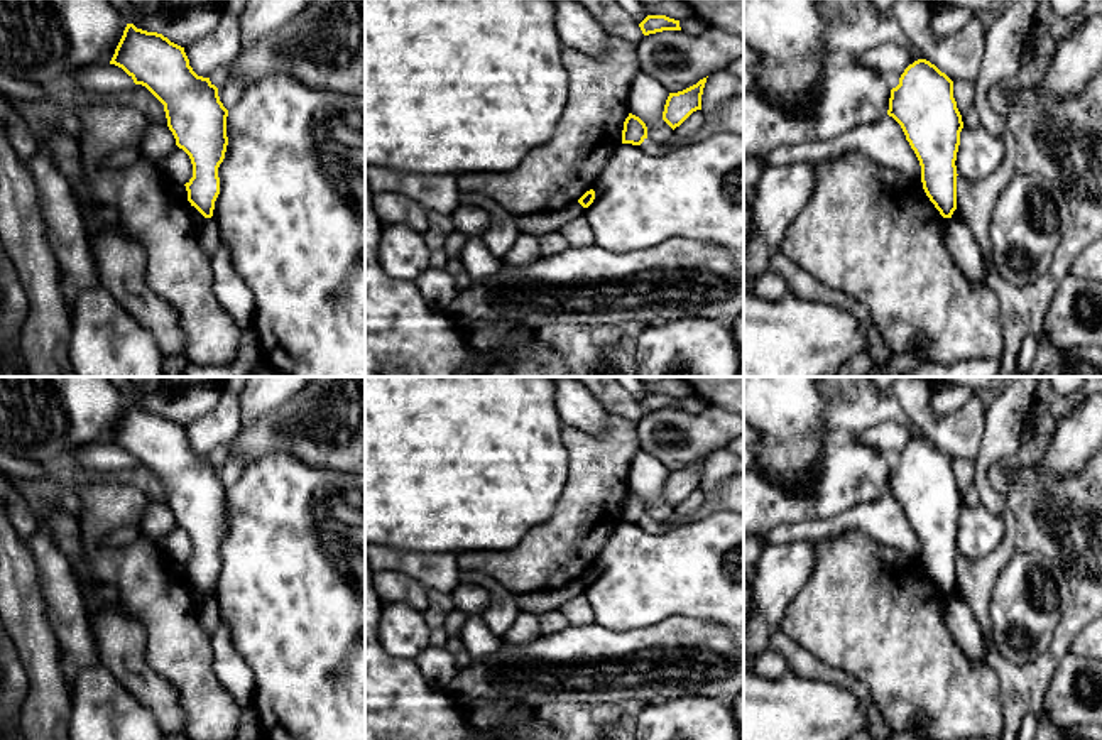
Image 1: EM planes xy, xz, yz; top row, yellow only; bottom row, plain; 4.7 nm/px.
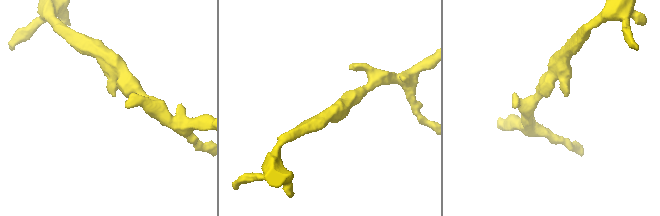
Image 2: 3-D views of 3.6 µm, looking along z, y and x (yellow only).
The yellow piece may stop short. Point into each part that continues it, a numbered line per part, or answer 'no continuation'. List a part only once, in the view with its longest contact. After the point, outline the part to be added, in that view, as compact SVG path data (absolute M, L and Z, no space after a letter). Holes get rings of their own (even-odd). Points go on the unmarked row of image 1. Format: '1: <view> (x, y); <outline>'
no continuation

